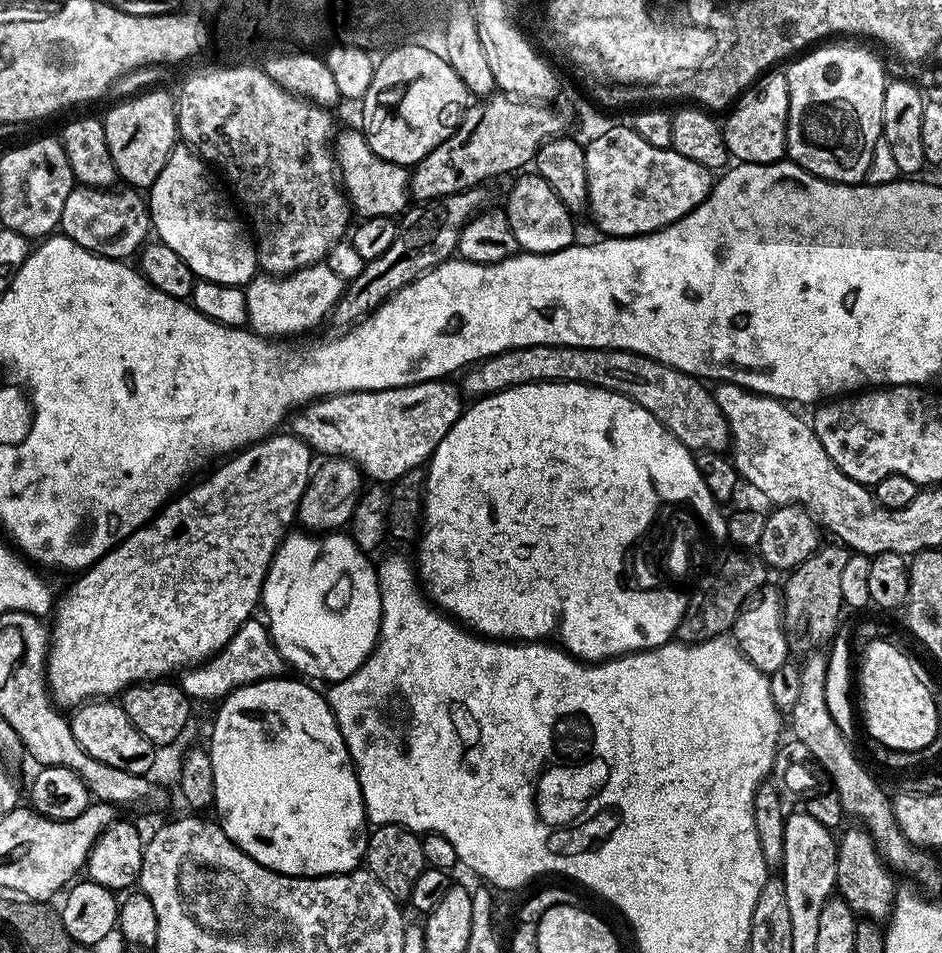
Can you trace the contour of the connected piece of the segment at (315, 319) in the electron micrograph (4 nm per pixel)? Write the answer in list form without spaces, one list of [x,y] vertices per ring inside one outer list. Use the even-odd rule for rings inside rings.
[[[325,262],[300,268],[289,276],[257,273],[244,288],[247,325],[256,335],[265,338],[282,338],[284,334],[302,332],[331,315],[335,304],[344,295],[345,287],[346,281],[330,270]]]

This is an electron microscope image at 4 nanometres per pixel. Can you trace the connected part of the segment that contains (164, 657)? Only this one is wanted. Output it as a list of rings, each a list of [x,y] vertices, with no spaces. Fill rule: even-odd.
[[[273,434],[263,440],[257,440],[255,444],[225,459],[221,463],[225,464],[213,476],[206,477],[201,484],[194,485],[189,492],[181,491],[175,498],[169,499],[143,528],[127,533],[120,545],[117,543],[109,547],[107,554],[97,564],[92,565],[83,574],[77,575],[73,579],[76,581],[69,586],[68,593],[61,600],[59,597],[55,601],[56,621],[51,621],[50,624],[47,674],[48,690],[52,694],[52,703],[57,708],[75,710],[93,698],[112,698],[124,689],[132,687],[133,684],[151,682],[157,678],[168,678],[171,677],[171,672],[176,674],[197,664],[203,664],[209,656],[224,648],[226,642],[230,642],[233,634],[255,613],[252,612],[255,608],[257,611],[264,576],[272,564],[273,554],[280,547],[280,541],[289,531],[288,523],[291,525],[296,519],[296,507],[306,490],[309,475],[314,468],[314,453],[307,444],[303,444],[297,436],[280,435]]]

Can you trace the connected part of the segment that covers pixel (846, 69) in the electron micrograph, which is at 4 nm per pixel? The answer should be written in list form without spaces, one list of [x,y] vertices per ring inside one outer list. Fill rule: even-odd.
[[[828,42],[813,47],[787,65],[790,102],[786,156],[820,180],[859,184],[874,158],[875,143],[884,135],[882,98],[886,94],[886,75],[883,62],[870,49],[847,48],[844,44]]]

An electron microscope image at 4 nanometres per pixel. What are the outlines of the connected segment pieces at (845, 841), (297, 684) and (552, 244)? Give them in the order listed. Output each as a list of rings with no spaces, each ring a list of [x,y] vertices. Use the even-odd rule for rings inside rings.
[[[863,827],[848,829],[839,837],[836,854],[836,887],[841,899],[844,899],[857,915],[877,922],[887,921],[892,915],[893,902],[896,899],[897,881],[895,875],[881,859],[880,852]]]
[[[288,679],[259,680],[257,684],[235,688],[219,701],[220,709],[217,710],[216,721],[212,724],[212,744],[210,743],[208,748],[210,758],[214,762],[214,794],[216,795],[214,812],[220,815],[218,823],[224,829],[224,833],[247,856],[254,858],[254,862],[269,868],[271,872],[281,872],[283,876],[342,876],[346,872],[355,872],[365,859],[370,832],[366,827],[364,799],[356,770],[352,766],[352,758],[348,754],[348,747],[340,733],[336,716],[328,704],[327,695],[323,691],[319,692],[318,689],[311,688],[316,686],[303,679]]]
[[[520,174],[513,179],[517,180],[513,182],[512,189],[508,192],[508,204],[506,203],[510,230],[514,230],[517,245],[525,252],[557,252],[563,248],[569,248],[577,239],[576,228],[572,225],[573,213],[568,211],[562,198],[558,198],[558,194],[554,194],[554,190],[550,186],[550,182],[546,182],[546,178],[542,178],[538,174],[524,175],[528,174]]]

